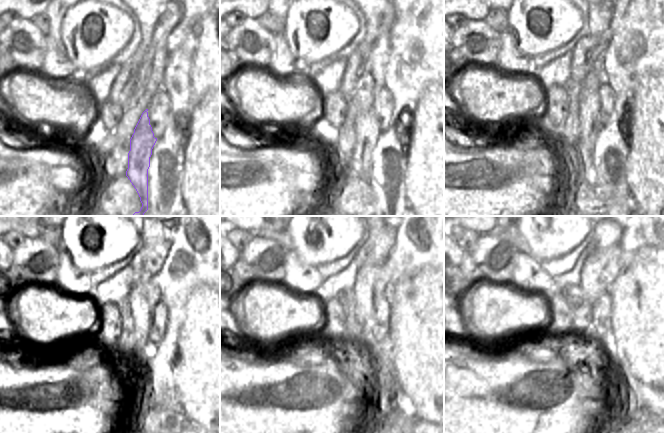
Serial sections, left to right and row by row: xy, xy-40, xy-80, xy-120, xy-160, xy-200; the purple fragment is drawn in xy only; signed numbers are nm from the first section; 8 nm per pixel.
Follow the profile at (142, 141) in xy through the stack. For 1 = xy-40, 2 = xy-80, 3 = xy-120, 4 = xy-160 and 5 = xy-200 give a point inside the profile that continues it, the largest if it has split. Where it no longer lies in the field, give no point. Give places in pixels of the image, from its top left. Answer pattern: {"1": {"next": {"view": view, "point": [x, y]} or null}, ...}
{"1": {"next": {"view": "xy-40", "point": [367, 129]}}, "2": {"next": {"view": "xy-80", "point": [589, 105]}}, "3": {"next": {"view": "xy-120", "point": [145, 294]}}, "4": {"next": {"view": "xy-160", "point": [372, 282]}}, "5": {"next": {"view": "xy-200", "point": [600, 269]}}}

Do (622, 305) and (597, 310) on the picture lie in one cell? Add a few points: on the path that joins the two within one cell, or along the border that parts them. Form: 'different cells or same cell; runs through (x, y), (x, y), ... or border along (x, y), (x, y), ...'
different cells; border along (607, 292), (611, 299), (610, 330)

